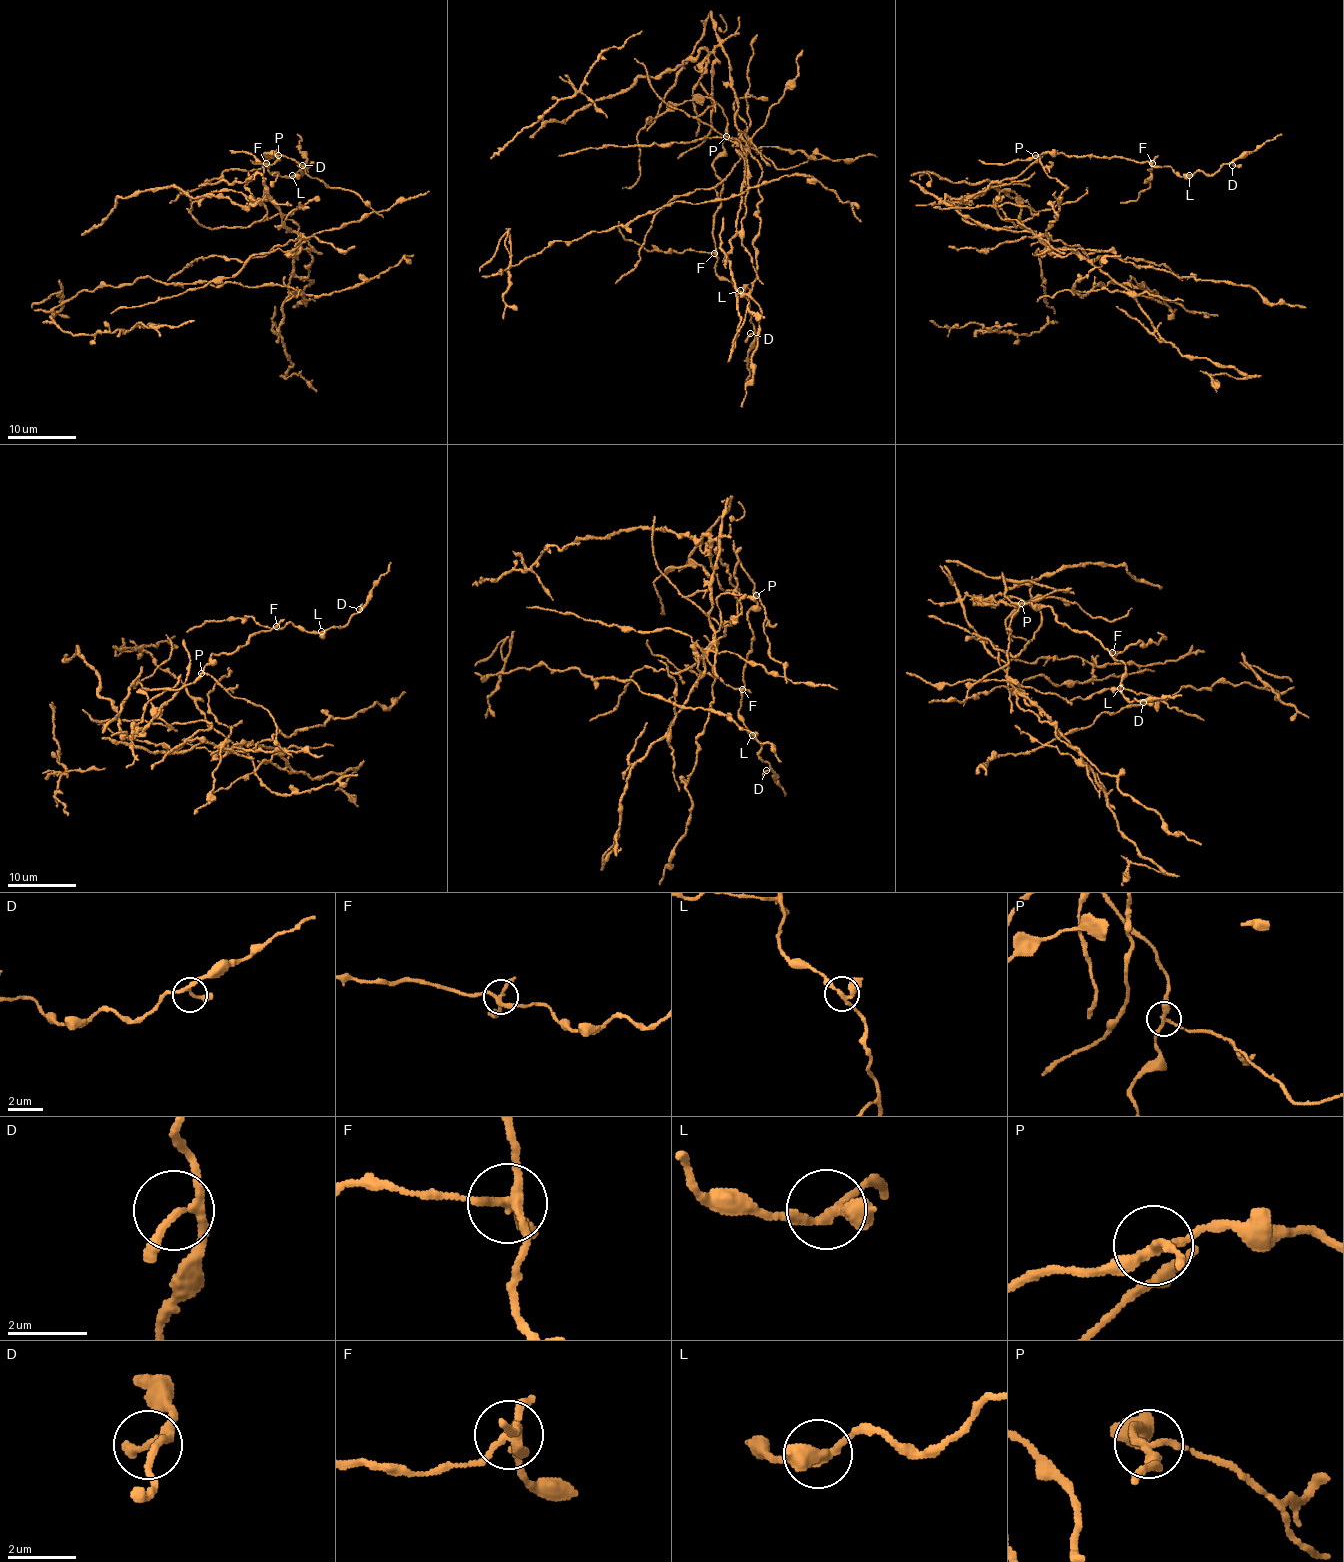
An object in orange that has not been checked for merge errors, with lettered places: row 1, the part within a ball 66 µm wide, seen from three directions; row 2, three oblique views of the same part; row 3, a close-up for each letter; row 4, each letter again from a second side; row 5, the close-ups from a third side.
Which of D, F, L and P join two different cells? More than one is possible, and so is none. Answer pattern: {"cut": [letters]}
{"cut": ["F", "P"]}

